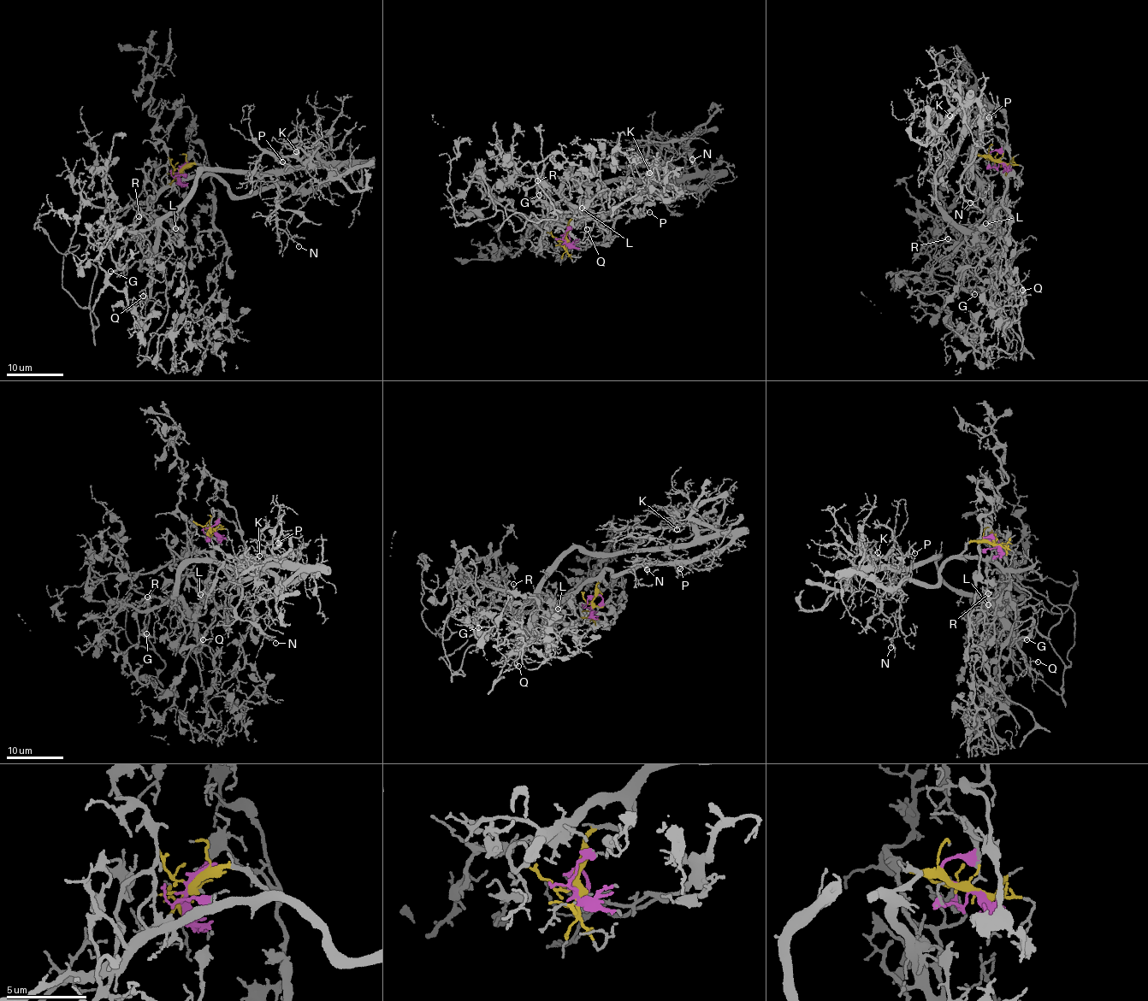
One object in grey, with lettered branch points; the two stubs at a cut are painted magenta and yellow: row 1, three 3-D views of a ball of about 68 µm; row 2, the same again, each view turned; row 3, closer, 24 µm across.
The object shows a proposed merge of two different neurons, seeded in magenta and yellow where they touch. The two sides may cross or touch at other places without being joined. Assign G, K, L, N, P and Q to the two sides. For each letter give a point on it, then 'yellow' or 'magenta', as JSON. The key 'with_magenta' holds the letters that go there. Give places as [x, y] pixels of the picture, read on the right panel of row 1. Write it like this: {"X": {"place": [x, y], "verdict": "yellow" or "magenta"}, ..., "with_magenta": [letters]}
{"G": {"place": [974, 294], "verdict": "magenta"}, "K": {"place": [949, 115], "verdict": "yellow"}, "L": {"place": [985, 223], "verdict": "magenta"}, "N": {"place": [970, 203], "verdict": "yellow"}, "P": {"place": [989, 117], "verdict": "yellow"}, "Q": {"place": [1022, 290], "verdict": "yellow"}, "with_magenta": ["G", "L"]}

